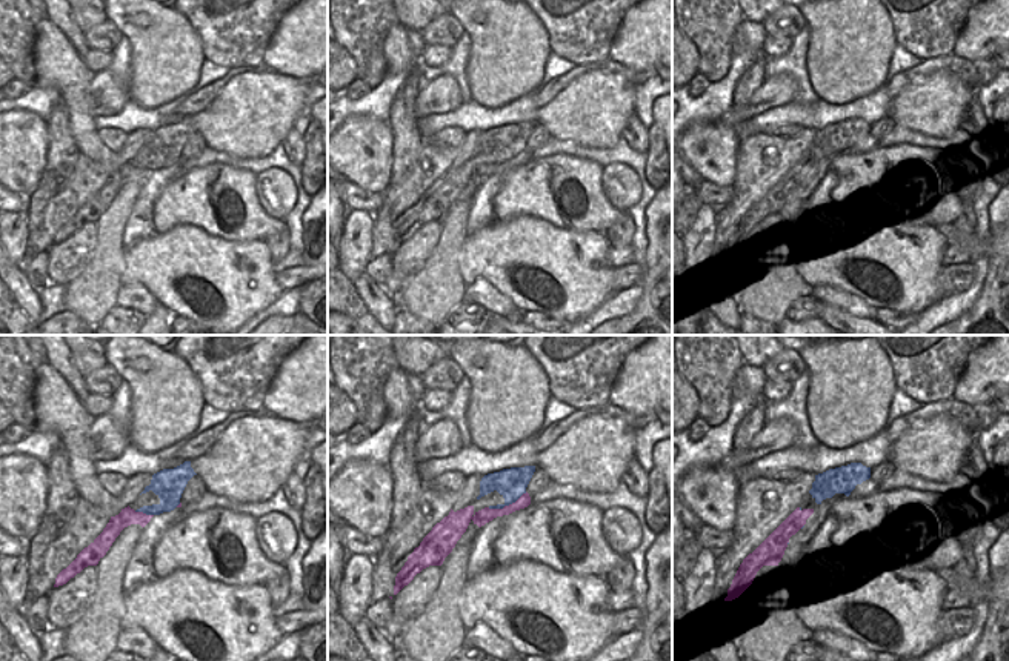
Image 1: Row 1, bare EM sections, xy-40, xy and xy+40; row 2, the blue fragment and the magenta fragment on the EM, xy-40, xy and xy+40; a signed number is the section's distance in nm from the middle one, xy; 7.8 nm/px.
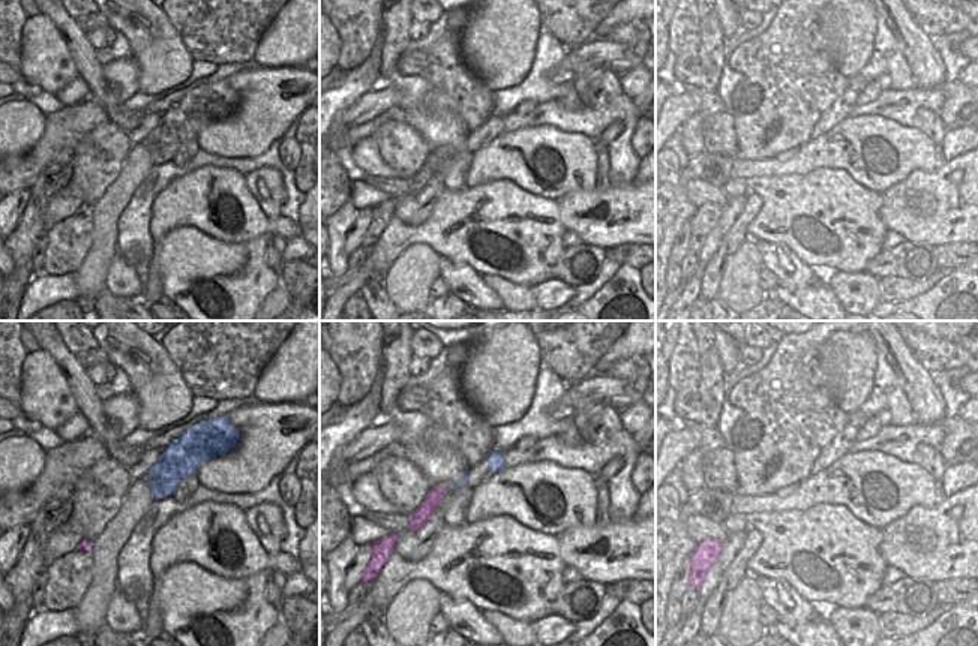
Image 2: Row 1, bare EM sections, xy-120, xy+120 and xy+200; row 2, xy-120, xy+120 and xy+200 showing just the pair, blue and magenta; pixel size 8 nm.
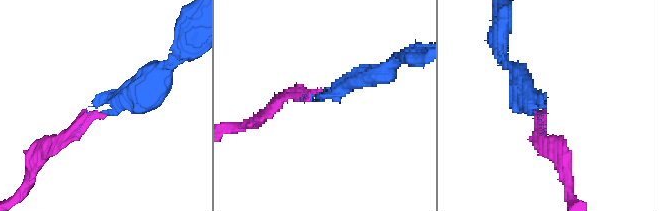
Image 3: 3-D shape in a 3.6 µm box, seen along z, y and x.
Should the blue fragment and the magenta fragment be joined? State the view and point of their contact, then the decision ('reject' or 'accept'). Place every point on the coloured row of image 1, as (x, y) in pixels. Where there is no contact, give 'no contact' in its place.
xy (506, 504) | accept

